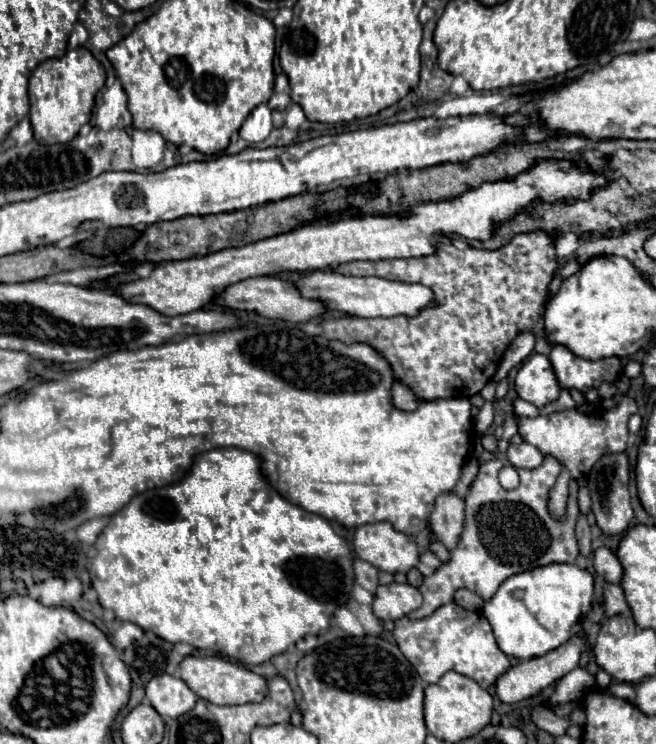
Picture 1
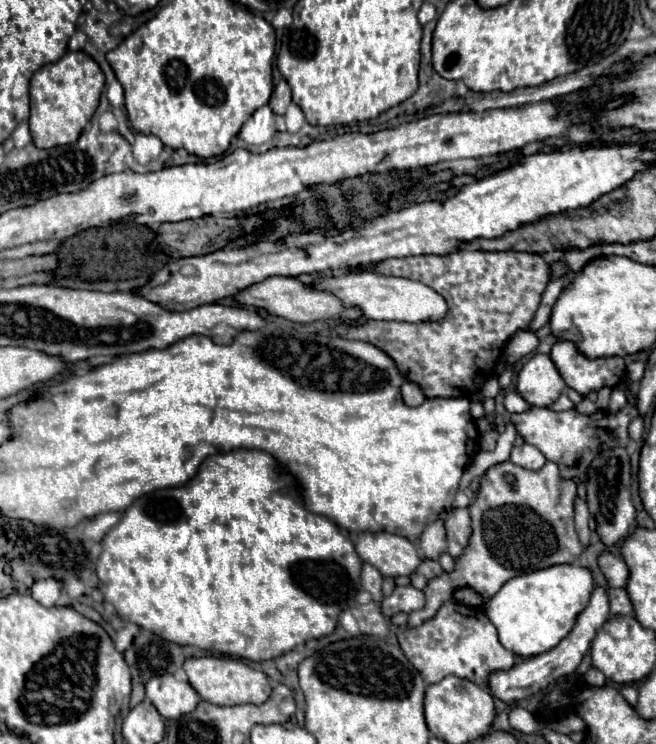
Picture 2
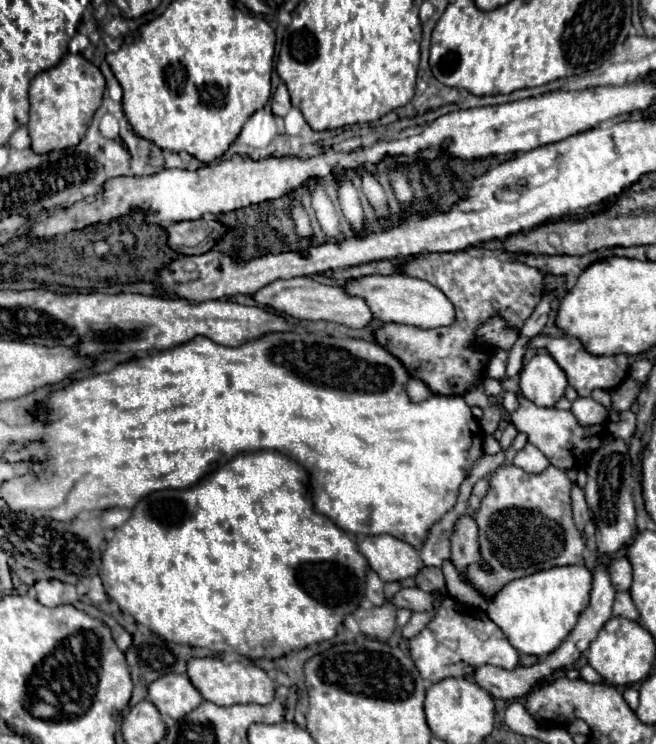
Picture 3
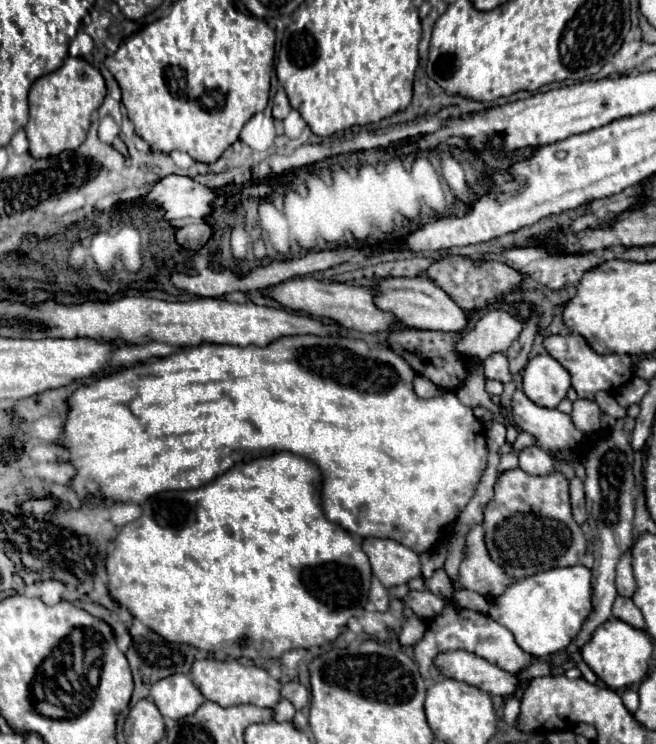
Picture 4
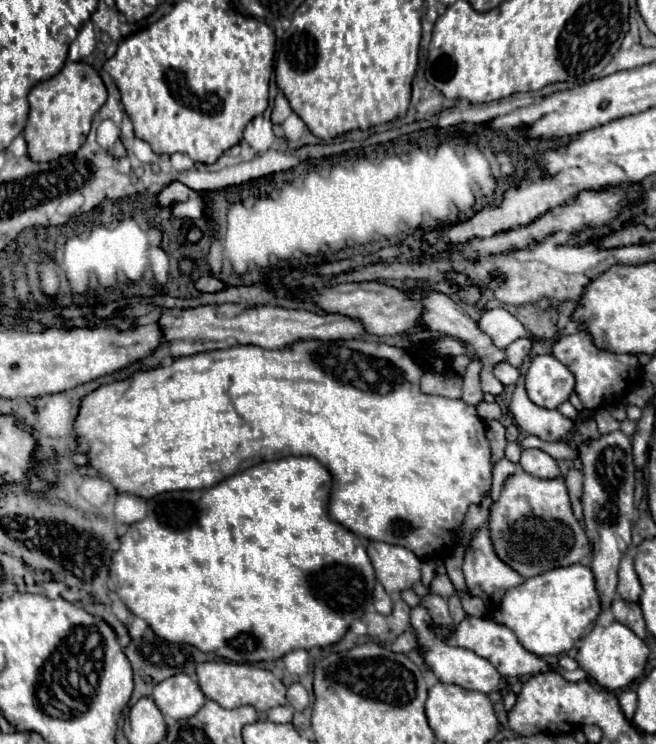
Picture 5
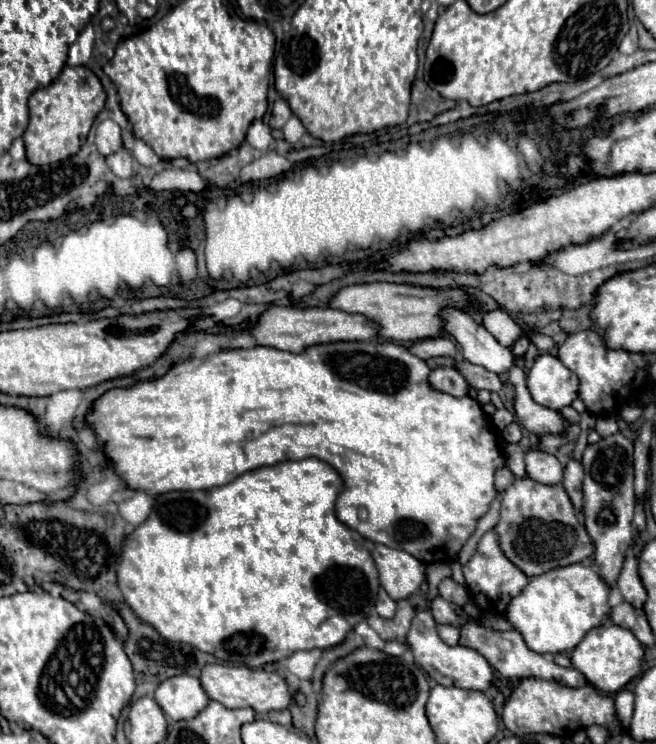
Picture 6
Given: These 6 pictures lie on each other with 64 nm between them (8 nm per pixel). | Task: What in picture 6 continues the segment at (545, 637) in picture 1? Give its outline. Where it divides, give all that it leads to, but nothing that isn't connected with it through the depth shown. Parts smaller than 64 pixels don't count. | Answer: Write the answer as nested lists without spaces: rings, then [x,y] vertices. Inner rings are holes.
[[[570,564],[530,578],[522,594],[512,598],[506,618],[524,636],[528,648],[534,652],[568,652],[584,638],[588,630],[602,626],[608,620],[608,596],[610,586],[594,568],[584,564]]]

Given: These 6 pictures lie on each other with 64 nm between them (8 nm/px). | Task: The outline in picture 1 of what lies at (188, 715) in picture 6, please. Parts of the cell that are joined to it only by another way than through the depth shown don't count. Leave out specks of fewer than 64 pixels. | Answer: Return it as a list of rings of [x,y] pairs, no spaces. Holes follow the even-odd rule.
[[[170,674],[154,676],[146,684],[146,698],[156,708],[160,716],[176,718],[184,712],[192,710],[198,696],[188,688],[188,684],[180,678],[174,678]]]

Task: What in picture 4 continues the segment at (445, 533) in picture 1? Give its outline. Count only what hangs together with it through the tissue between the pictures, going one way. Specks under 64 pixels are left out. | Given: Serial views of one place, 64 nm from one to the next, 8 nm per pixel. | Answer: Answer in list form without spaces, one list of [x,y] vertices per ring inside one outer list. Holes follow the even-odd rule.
[[[474,526],[466,536],[466,550],[464,560],[460,564],[460,582],[464,588],[478,592],[480,596],[494,600],[500,596],[514,578],[504,572],[490,556],[484,544],[484,528]]]

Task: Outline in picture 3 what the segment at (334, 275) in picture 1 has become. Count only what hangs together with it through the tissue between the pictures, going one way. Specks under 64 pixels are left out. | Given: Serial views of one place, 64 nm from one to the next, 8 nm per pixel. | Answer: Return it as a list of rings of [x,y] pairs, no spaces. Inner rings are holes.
[[[406,274],[364,276],[360,280],[350,280],[346,292],[352,296],[362,296],[372,308],[372,314],[382,322],[400,322],[418,328],[440,328],[440,326],[450,326],[456,320],[456,310],[452,302],[444,296],[444,292],[440,292],[430,282],[414,276]]]

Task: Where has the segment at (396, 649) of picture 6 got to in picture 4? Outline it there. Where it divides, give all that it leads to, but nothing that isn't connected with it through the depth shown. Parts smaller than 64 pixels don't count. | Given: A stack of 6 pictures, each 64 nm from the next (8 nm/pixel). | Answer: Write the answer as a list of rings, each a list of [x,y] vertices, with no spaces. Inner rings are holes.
[[[418,616],[408,618],[404,628],[402,628],[402,632],[400,632],[400,638],[398,638],[400,646],[404,646],[404,648],[406,646],[414,646],[424,636],[424,630],[426,630],[426,626],[424,626],[422,618],[418,618]]]

